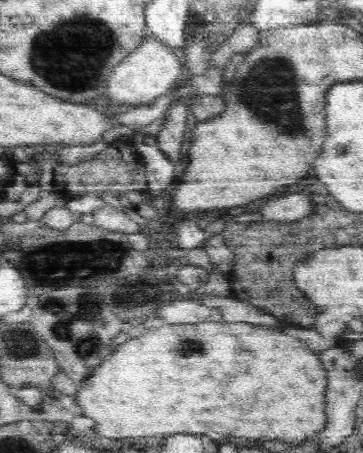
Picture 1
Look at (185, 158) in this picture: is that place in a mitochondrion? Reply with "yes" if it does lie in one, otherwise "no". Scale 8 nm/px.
no

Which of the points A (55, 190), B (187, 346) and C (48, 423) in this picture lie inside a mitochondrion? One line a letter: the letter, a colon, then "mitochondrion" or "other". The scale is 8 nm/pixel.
A: other
B: mitochondrion
C: other

